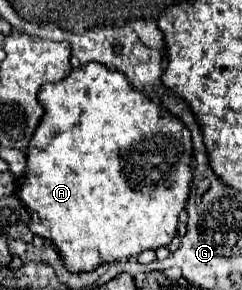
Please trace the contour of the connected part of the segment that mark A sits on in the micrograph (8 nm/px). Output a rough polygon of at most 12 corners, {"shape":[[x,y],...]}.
{"shape":[[90,61],[38,99],[20,199],[68,271],[168,245],[190,129]]}

